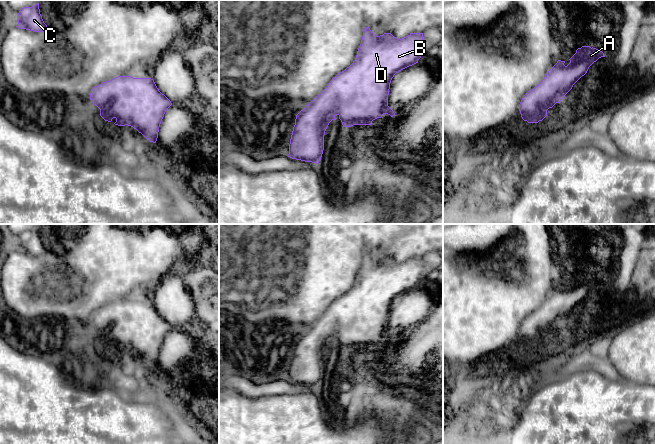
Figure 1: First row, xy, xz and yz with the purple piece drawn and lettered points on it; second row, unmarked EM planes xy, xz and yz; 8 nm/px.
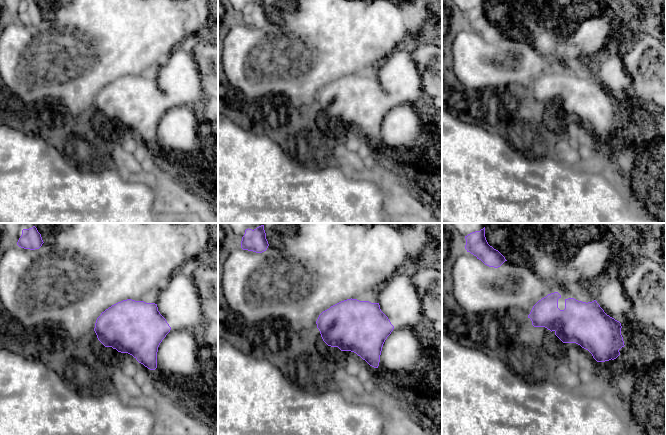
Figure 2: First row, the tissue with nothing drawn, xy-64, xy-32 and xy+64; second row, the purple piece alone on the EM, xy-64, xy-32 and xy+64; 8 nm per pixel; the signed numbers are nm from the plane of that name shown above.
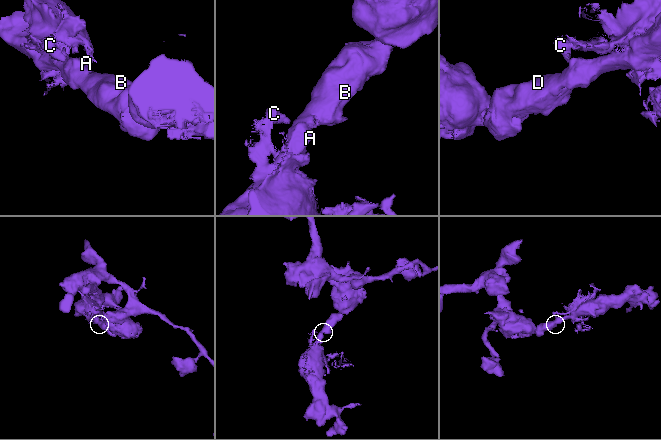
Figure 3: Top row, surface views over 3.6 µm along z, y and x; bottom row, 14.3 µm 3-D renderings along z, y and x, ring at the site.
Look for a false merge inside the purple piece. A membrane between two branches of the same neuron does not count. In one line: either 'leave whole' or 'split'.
leave whole

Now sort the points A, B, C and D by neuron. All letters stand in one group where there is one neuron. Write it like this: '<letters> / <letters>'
A B C D

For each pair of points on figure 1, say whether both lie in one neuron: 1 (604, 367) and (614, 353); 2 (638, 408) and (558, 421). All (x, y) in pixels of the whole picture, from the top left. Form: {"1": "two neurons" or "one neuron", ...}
{"1": "two neurons", "2": "one neuron"}

